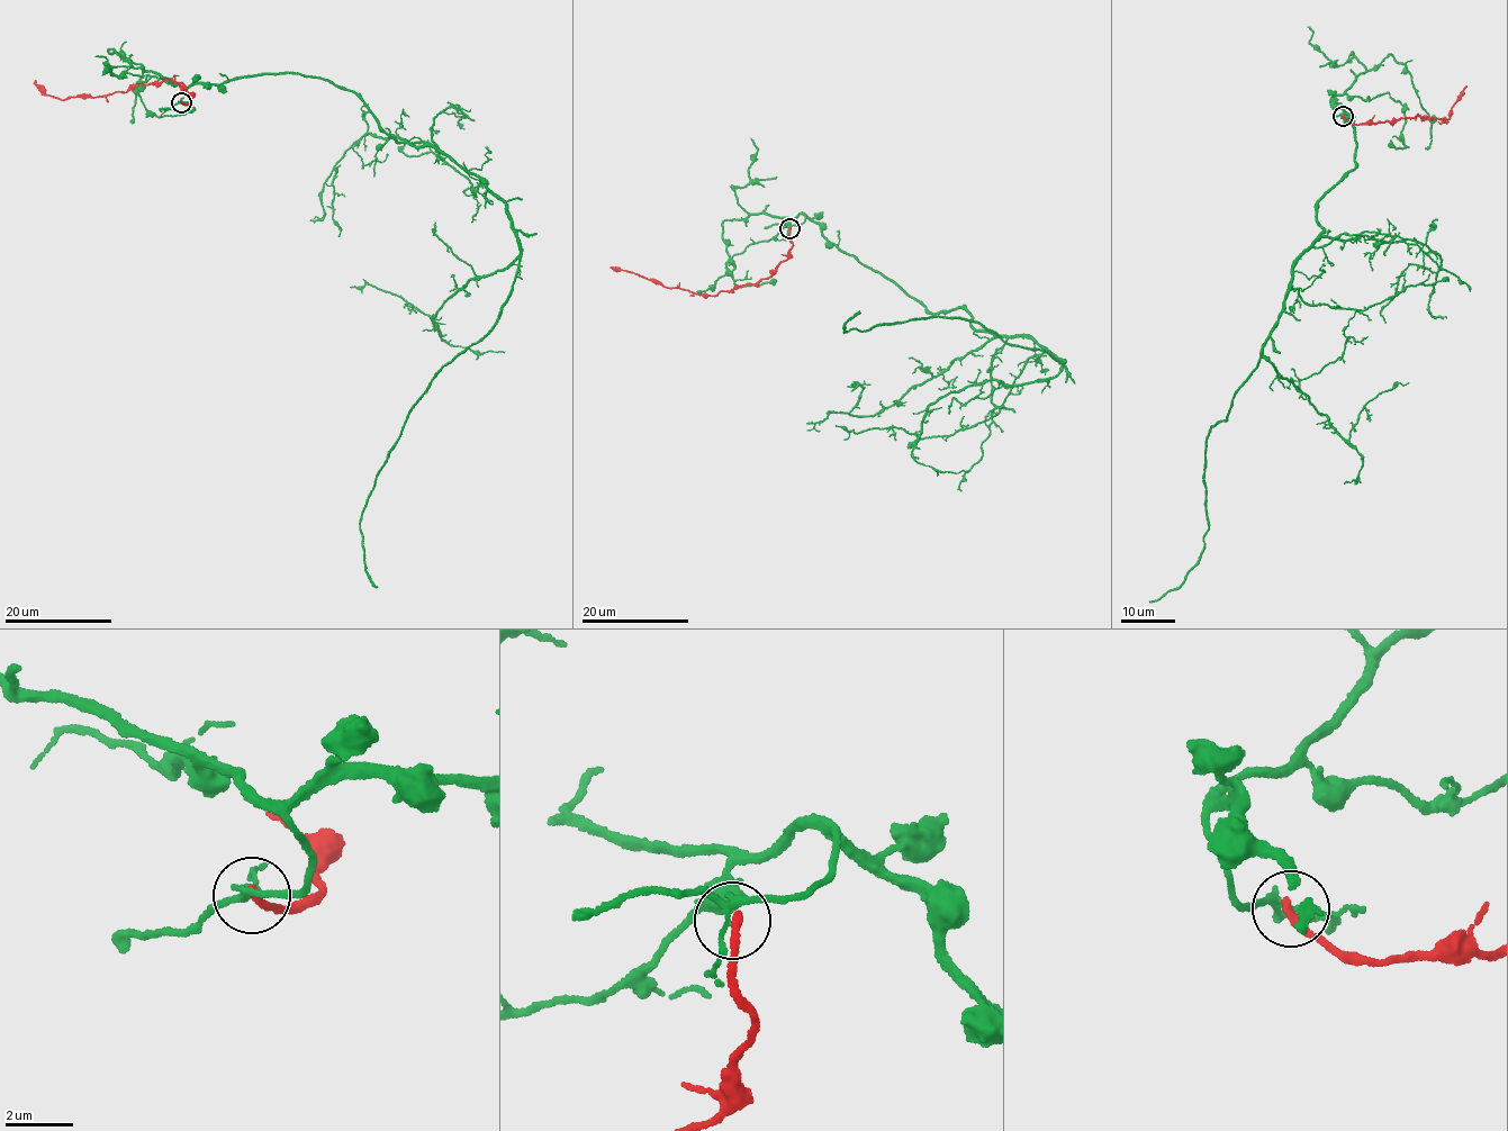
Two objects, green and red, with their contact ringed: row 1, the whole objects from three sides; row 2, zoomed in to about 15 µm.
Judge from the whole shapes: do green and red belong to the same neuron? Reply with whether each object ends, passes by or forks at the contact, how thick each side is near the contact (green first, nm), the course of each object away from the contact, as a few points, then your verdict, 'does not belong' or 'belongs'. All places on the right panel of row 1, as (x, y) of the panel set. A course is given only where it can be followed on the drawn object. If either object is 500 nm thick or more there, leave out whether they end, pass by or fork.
green forks there; red ends there; 160 nm thick on the green side, 240 nm on the other; green runs (1344, 116), (1334, 100), (1356, 163), (1317, 204), (1324, 231), (1207, 436), (1202, 552), (1149, 602); red runs (1344, 117), (1355, 124), (1418, 114), (1443, 117), (1443, 121), (1466, 86); does not belong

